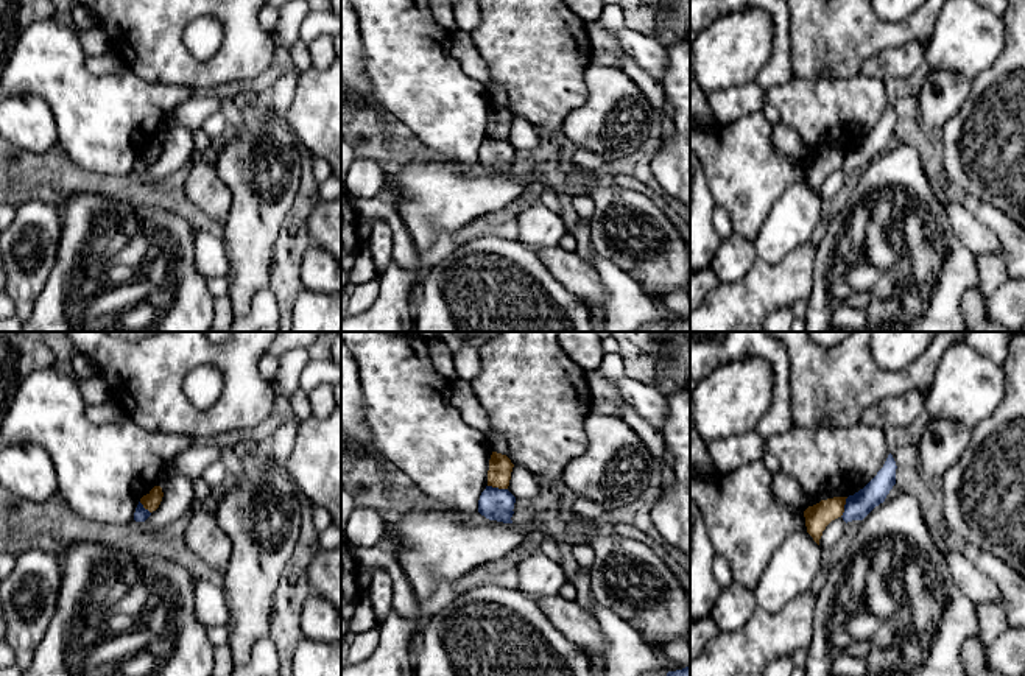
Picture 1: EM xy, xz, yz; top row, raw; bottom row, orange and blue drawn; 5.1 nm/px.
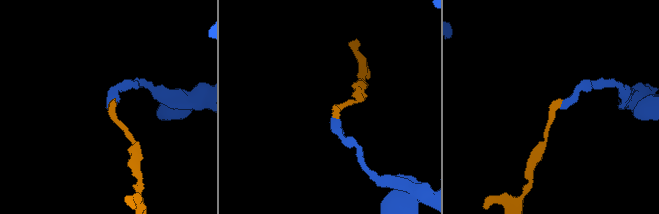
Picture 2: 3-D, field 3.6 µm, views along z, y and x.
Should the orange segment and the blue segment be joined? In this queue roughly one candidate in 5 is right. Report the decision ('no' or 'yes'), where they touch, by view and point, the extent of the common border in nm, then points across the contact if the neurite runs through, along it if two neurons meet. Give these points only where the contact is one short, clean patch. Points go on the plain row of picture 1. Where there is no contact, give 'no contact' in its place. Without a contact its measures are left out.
no; meets orange in xz at (497, 137); contact 110 nm long; border along xz (488, 136), (507, 140)

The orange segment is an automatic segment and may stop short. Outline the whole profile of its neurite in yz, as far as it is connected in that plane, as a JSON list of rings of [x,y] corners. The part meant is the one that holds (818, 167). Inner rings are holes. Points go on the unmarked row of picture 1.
[[[833,148],[821,151],[804,162],[807,184],[819,196],[819,190],[826,178],[843,167],[847,148]]]

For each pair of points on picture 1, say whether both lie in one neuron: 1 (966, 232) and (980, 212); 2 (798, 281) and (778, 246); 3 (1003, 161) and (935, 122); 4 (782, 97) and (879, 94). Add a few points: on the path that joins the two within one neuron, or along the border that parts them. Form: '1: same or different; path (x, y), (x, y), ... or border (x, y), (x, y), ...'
1: different; border (965, 206), (994, 234), (999, 246)
2: different; border (809, 240), (779, 260), (757, 259)
3: different; border (966, 98), (965, 105), (936, 134)
4: same; path (806, 97), (855, 97)

